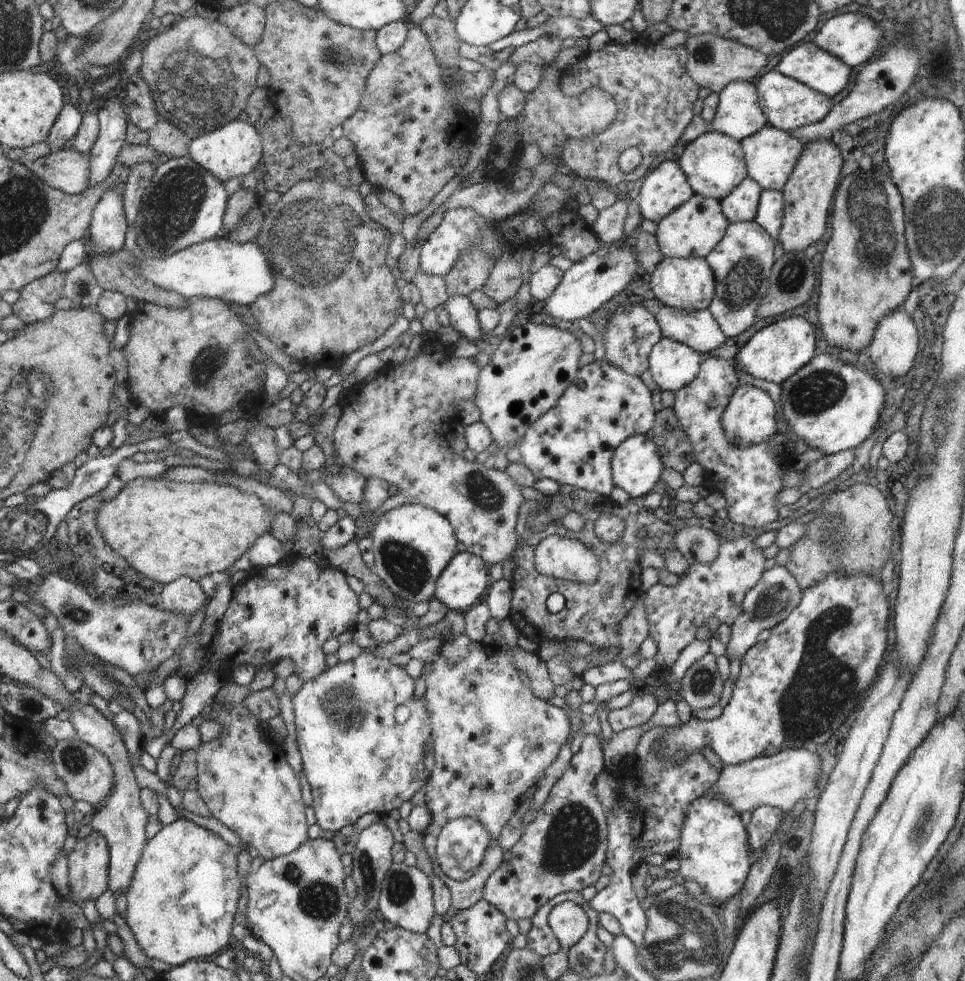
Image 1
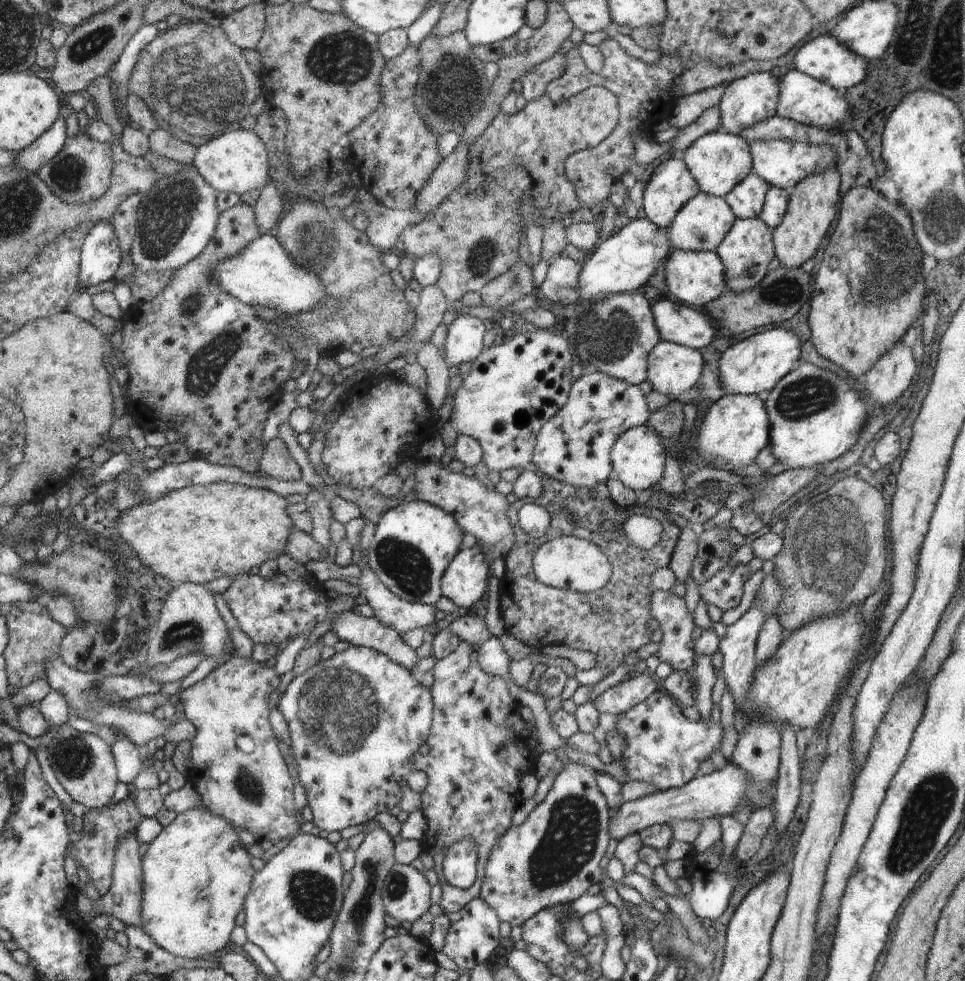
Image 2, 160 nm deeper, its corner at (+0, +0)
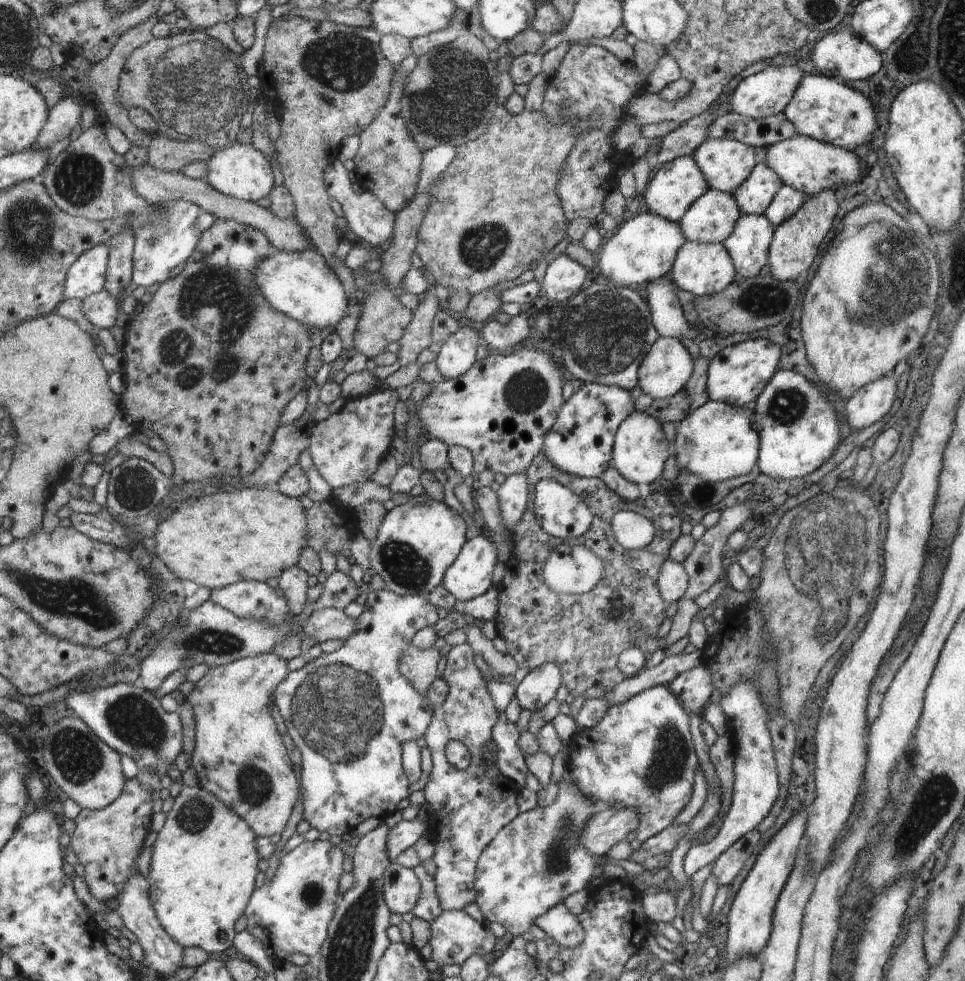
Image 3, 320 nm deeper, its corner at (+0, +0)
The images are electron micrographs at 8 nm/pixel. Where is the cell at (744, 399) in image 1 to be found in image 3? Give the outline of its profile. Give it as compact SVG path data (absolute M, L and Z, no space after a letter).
M708 399L690 411L676 424L676 438L671 443L670 450L680 470L708 482L721 483L756 469L760 439L752 406L737 407Z

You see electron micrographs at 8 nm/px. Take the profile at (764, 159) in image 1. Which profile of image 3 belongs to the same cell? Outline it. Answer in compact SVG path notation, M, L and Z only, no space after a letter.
M796 135L764 148L766 164L783 180L805 196L823 190L834 191L838 187L855 183L863 175L863 164L852 151L807 136Z

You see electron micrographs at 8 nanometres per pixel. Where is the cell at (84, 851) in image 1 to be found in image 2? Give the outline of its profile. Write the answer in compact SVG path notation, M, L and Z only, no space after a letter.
M127 796L120 802L107 807L93 809L86 812L83 817L85 823L83 830L86 831L82 833L80 840L71 844L70 855L73 856L77 864L82 865L88 871L89 878L94 883L100 896L102 896L110 890L113 883L113 864L119 842L128 832L136 832L137 826L144 817L140 814L136 801L132 799L132 796Z

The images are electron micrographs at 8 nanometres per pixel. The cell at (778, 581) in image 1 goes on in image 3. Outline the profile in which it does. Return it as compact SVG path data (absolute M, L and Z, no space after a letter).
M745 679L722 695L721 706L726 718L727 734L732 741L734 756L735 781L733 785L732 804L717 835L700 845L690 847L683 859L686 876L691 878L700 868L713 862L732 844L738 842L745 834L754 831L756 826L768 816L778 796L778 777L772 739L765 719L765 708L760 694Z

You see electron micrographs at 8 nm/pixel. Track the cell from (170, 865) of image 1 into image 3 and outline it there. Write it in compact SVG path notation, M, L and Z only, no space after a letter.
M182 770L170 772L170 778L182 783L171 810L167 813L163 828L158 832L153 845L150 874L148 877L150 902L162 928L183 948L202 948L208 954L222 954L233 944L236 920L248 906L256 890L258 861L261 856L256 846L257 834L243 818L218 800L199 784L192 787L182 782Z

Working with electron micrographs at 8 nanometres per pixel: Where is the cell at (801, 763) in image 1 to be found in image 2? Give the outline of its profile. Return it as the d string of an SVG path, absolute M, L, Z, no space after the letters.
M730 762L721 771L702 777L694 777L683 787L657 791L631 801L624 801L609 821L609 835L617 842L628 834L638 834L641 830L666 825L671 821L694 821L712 818L716 814L730 815L740 804L745 803L747 776L741 768Z

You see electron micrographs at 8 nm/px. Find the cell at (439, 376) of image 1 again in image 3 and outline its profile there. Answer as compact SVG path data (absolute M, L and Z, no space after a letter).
M388 387L377 388L374 393L348 399L337 413L315 424L309 446L313 465L332 489L367 481L377 471L378 463L388 454L390 443L396 435L394 410L398 402L400 400L396 390Z

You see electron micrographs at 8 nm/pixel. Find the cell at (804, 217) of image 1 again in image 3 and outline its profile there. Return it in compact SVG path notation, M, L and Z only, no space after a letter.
M823 190L815 195L809 195L802 206L788 220L775 227L773 239L769 246L767 263L770 266L770 276L779 281L802 280L816 260L818 246L824 236L830 232L832 221L838 212L838 199L834 191Z

